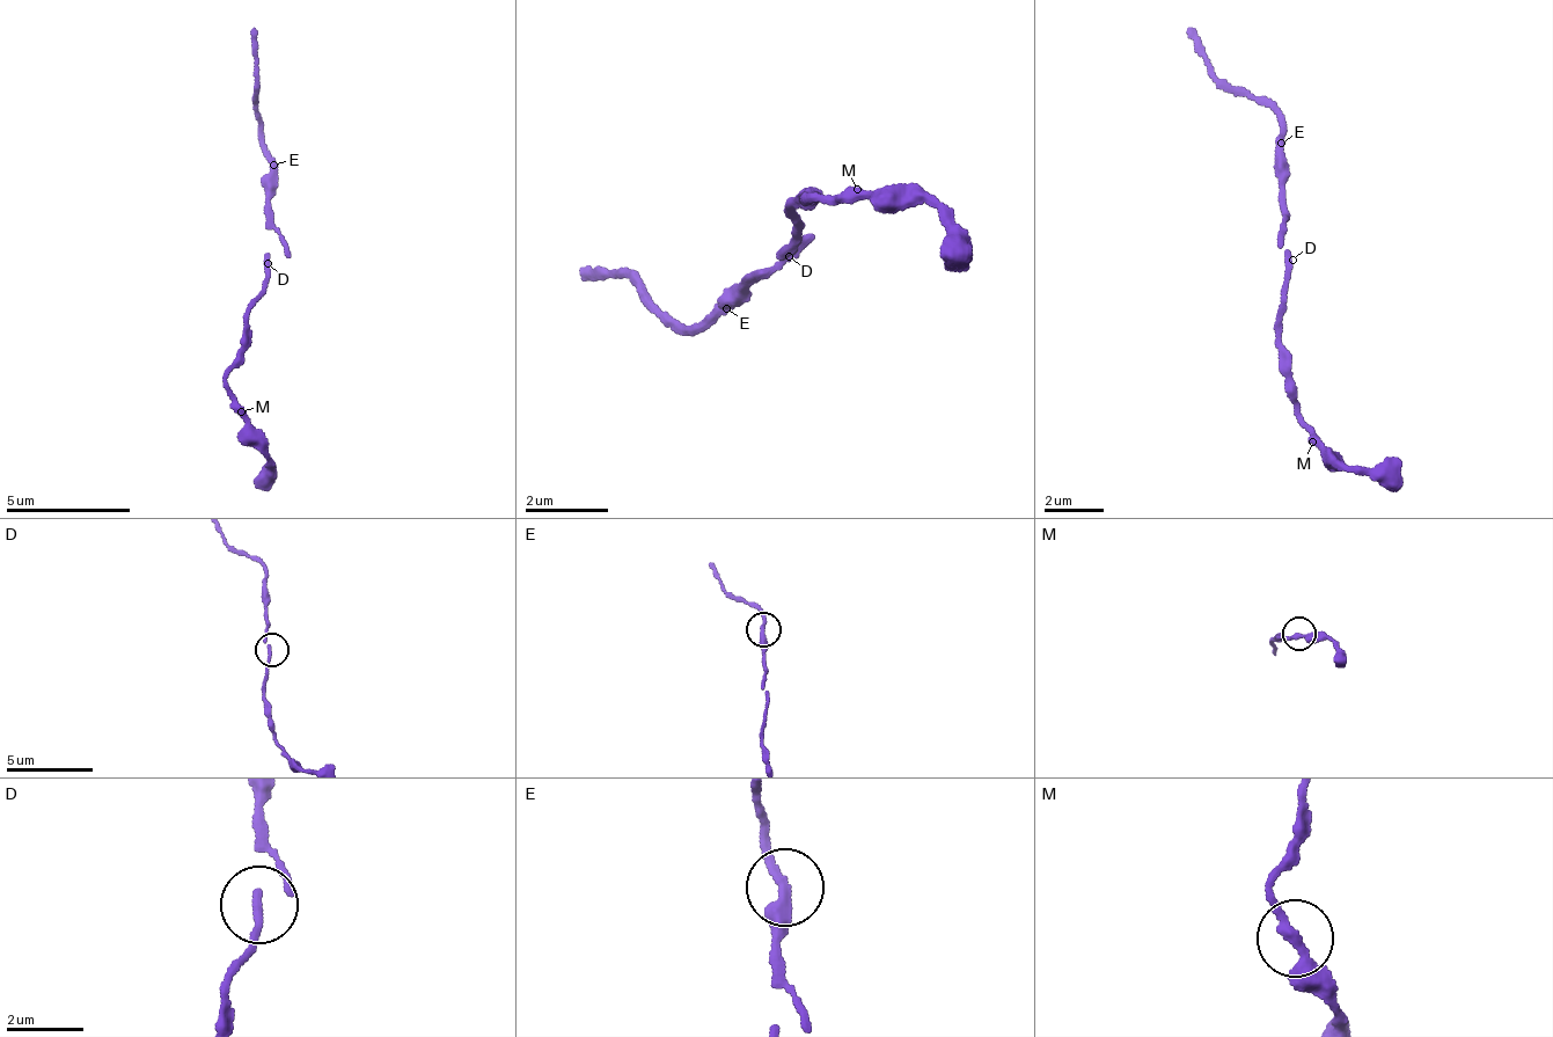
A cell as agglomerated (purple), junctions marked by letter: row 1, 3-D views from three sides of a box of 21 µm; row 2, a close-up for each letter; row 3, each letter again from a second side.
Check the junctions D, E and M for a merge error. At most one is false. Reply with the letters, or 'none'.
none

